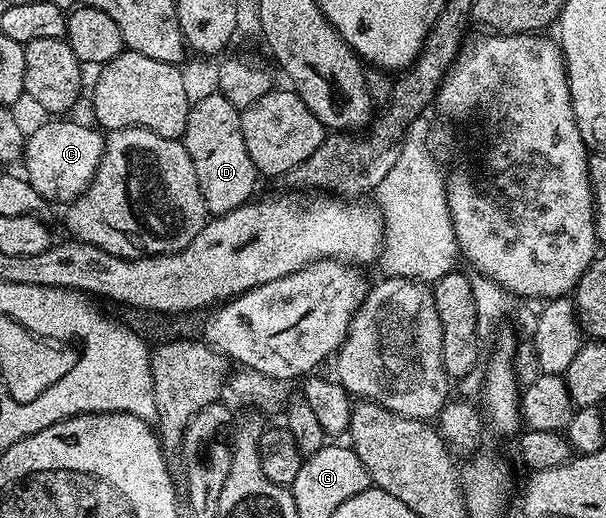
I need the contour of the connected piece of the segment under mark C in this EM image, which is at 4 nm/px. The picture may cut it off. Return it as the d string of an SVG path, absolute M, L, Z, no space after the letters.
M48 120L41 124L41 128L26 135L21 159L22 173L27 183L48 203L70 204L87 191L87 185L101 164L105 141L104 131L91 126L82 126L79 122Z

